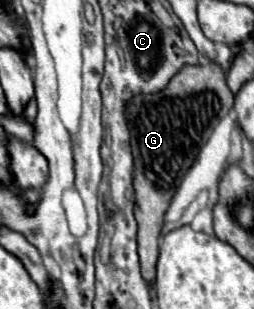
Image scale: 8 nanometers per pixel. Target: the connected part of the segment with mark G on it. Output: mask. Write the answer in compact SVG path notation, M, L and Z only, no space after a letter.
M195 64L195 66L183 66L163 90L153 92L153 94L137 94L127 102L127 124L129 124L129 134L131 134L131 152L133 152L133 188L135 188L135 220L137 220L137 244L139 244L139 258L141 258L141 272L147 282L153 282L155 278L155 264L157 264L157 238L161 234L161 224L163 224L163 214L171 202L171 196L175 188L179 186L181 178L187 174L187 170L193 166L199 150L207 144L213 128L219 124L219 120L229 112L233 106L235 96L227 88L225 82L225 72L217 64Z

